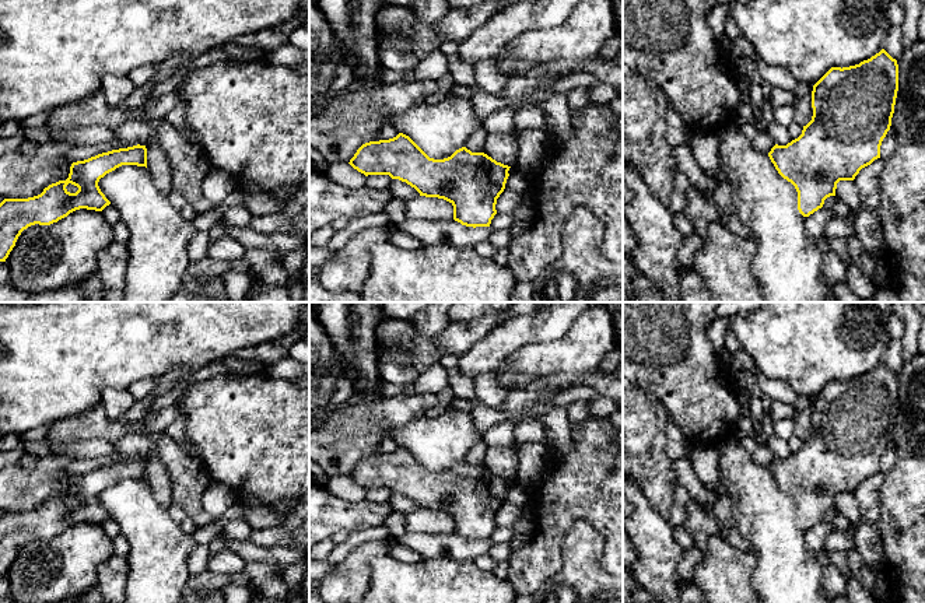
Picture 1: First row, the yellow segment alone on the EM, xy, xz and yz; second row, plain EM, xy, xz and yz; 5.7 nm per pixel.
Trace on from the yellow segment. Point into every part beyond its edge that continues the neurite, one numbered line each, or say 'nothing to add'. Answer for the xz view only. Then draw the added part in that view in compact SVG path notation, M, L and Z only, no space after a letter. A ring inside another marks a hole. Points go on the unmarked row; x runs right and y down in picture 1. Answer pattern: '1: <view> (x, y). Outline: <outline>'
nothing to add

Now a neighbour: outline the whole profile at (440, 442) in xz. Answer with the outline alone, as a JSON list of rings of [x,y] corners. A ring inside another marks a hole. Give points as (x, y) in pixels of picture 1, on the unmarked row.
[[[452,404],[441,416],[418,417],[390,434],[399,446],[409,449],[434,473],[451,470],[481,441],[472,414]]]

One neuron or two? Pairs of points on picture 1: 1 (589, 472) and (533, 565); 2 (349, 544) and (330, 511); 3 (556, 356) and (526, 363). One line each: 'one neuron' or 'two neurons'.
1: one neuron
2: two neurons
3: one neuron

